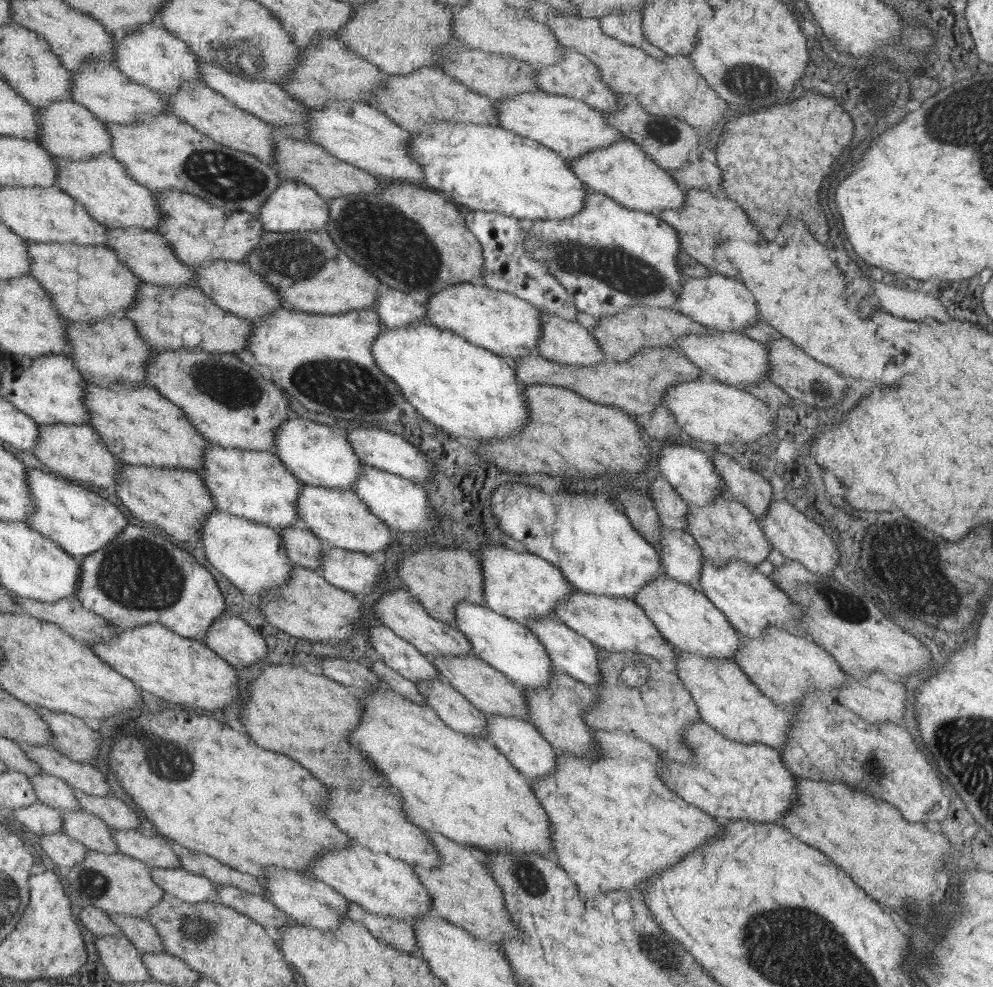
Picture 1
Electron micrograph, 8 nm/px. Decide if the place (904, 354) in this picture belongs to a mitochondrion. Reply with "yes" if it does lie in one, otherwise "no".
no

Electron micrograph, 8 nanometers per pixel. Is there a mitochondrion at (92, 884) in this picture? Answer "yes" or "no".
yes

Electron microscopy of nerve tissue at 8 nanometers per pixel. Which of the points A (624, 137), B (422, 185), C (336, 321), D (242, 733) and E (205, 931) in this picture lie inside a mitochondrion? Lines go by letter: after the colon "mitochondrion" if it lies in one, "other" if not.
A: other
B: other
C: other
D: other
E: mitochondrion

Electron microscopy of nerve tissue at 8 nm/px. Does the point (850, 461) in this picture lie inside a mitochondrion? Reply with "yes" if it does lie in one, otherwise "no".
no

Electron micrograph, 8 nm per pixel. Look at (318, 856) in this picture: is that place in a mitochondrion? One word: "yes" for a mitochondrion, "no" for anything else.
no

